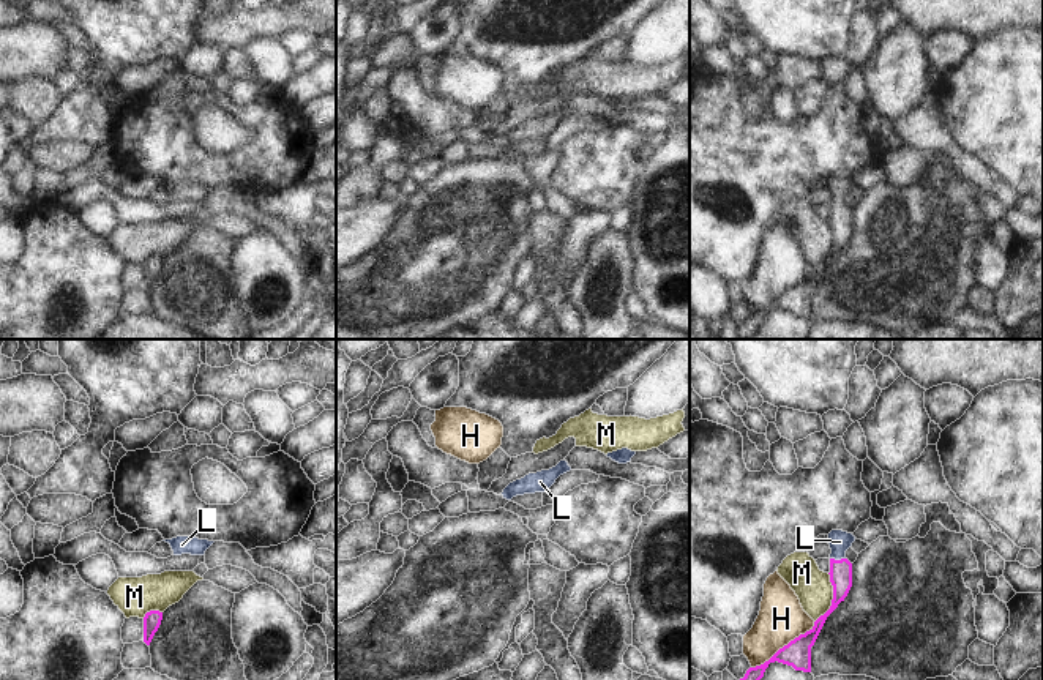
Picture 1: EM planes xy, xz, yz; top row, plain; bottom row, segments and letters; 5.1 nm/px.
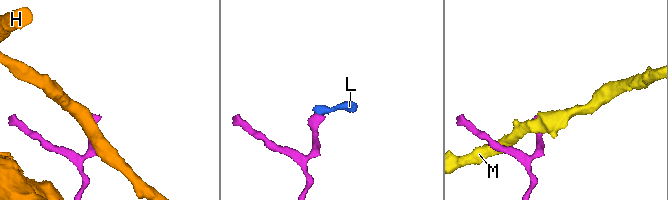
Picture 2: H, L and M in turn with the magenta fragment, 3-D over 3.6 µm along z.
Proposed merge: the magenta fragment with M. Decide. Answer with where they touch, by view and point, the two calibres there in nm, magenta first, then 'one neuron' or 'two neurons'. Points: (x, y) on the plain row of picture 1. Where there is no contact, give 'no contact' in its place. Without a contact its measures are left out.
yz (833, 245) | 110/190 nm | two neurons

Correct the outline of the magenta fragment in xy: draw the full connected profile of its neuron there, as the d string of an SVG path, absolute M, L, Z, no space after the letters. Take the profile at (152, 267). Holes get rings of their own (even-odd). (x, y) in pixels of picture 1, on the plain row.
M150 257L144 263L144 289L150 292L155 279L158 278L163 267L163 259Z

